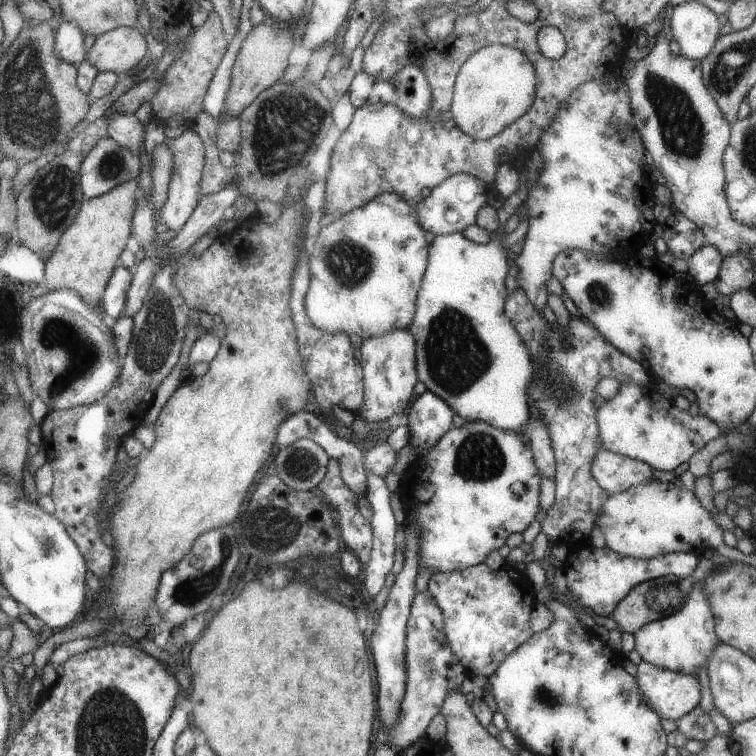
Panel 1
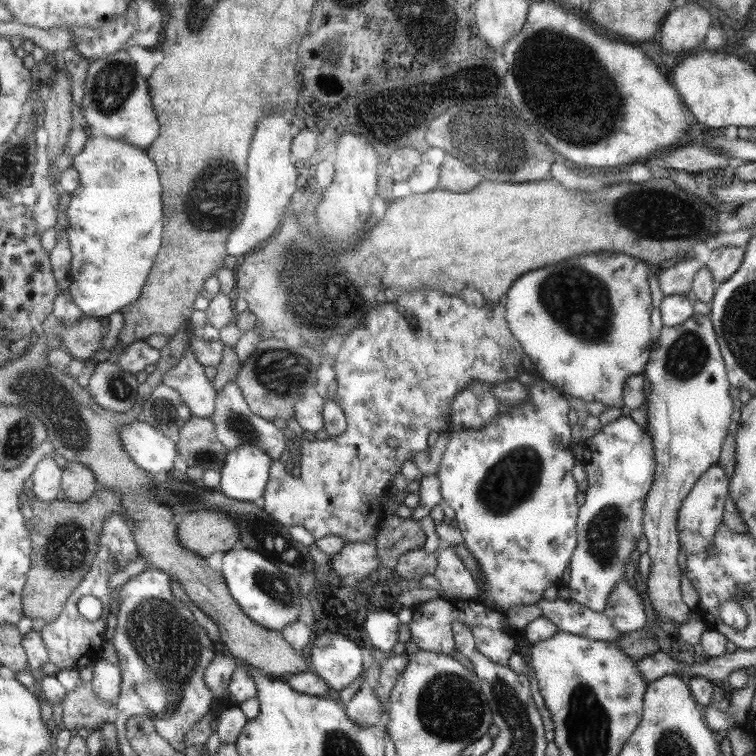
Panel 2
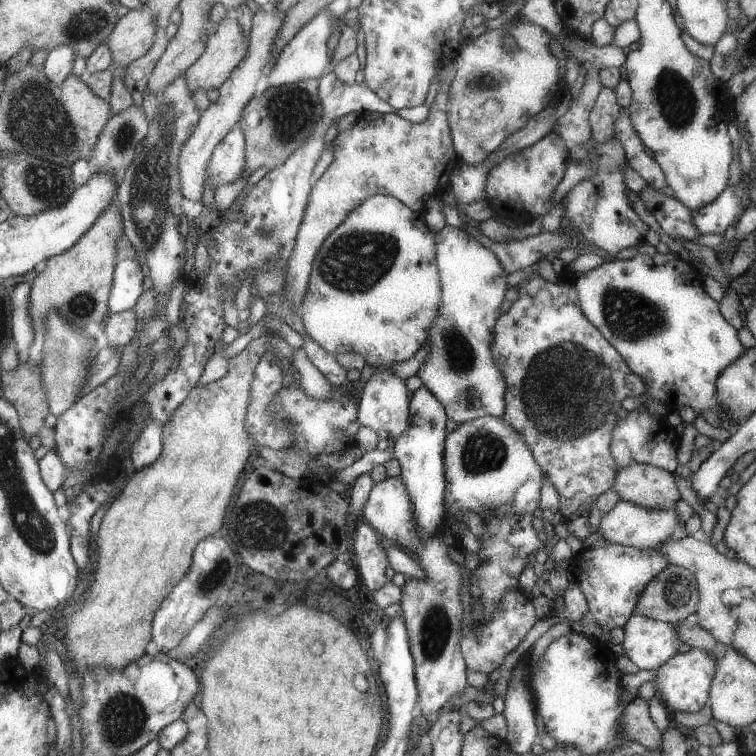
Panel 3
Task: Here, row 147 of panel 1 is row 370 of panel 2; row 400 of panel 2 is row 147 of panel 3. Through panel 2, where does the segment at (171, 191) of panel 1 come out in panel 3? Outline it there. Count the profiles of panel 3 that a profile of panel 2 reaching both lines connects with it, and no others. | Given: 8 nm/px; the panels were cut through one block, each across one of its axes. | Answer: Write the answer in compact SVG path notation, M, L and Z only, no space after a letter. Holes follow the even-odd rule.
M276 9L270 12L258 10L253 13L246 55L218 86L218 97L215 102L208 103L208 107L200 114L192 135L183 143L178 154L176 169L178 170L180 193L187 200L191 200L191 202L200 200L203 192L205 165L213 148L229 129L233 128L235 124L242 123L241 111L254 95L256 82L272 62L270 57L274 38L282 25L284 16L285 13L280 13Z

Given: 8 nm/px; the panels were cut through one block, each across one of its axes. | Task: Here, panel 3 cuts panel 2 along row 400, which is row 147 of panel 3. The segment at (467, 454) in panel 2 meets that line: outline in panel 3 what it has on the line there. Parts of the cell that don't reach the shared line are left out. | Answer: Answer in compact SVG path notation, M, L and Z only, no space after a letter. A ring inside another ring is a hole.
M553 132L547 133L535 144L509 153L503 160L495 163L486 174L486 201L496 217L527 222L533 218L541 219L551 208L550 198L557 182L565 174L567 146Z

